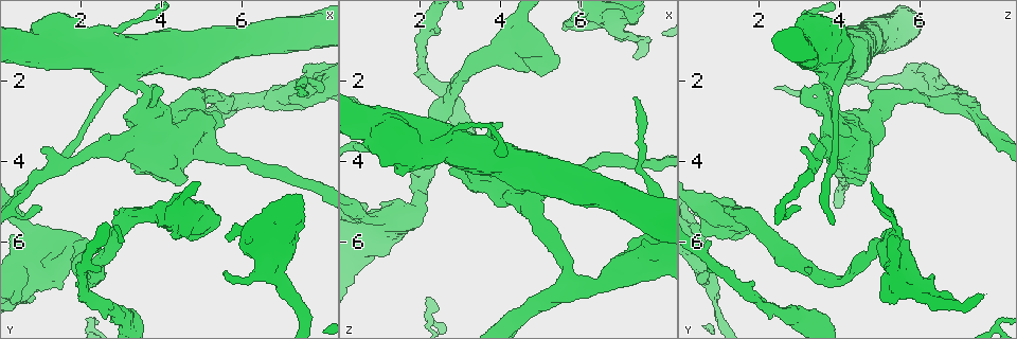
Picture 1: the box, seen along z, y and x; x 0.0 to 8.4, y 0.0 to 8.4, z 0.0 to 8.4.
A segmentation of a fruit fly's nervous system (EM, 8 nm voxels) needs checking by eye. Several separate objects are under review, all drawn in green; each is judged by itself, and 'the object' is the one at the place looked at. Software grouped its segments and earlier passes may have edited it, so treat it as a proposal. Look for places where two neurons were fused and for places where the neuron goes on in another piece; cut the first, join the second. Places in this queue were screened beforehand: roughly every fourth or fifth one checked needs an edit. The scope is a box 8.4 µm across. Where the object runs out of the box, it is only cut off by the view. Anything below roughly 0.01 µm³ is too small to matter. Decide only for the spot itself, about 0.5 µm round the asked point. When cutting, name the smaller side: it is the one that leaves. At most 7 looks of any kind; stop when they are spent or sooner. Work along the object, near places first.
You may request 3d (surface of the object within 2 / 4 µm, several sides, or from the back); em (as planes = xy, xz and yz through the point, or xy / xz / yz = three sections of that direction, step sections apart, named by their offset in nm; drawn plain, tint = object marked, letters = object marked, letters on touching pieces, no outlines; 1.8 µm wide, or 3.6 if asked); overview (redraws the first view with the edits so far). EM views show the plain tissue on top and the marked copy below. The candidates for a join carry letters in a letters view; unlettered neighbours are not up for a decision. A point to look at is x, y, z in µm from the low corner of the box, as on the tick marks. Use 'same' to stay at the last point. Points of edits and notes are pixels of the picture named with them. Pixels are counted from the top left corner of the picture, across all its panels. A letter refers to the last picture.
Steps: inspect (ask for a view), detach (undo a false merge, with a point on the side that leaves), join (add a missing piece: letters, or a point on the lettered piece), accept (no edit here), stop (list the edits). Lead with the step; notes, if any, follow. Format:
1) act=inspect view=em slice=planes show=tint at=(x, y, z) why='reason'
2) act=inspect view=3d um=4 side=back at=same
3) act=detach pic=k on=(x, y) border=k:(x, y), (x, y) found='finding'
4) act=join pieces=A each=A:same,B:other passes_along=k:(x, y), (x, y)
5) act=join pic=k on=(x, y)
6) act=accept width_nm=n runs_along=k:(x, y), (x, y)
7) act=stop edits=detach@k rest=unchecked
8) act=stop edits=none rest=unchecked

act=inspect view=3d um=4 at=(4.10, 3.45, 4.25) why='thick turns thin'

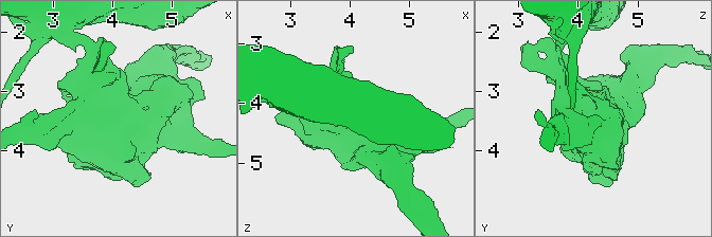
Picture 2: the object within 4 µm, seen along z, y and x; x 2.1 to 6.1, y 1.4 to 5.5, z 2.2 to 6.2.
act=inspect view=em um=3.6 slice=yz step=4 show=tint at=(4.10, 3.45, 4.15) why='shape alone is not enough'

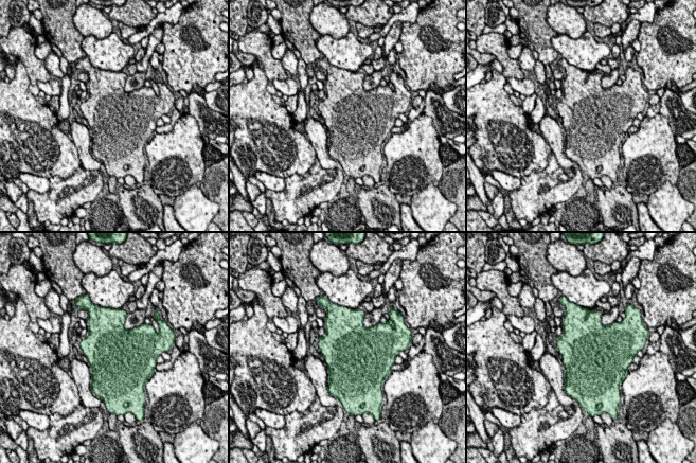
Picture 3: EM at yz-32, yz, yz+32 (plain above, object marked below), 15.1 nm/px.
act=inspect view=em um=3.6 slice=yz step=4 show=letters at=same why='what lies round it'

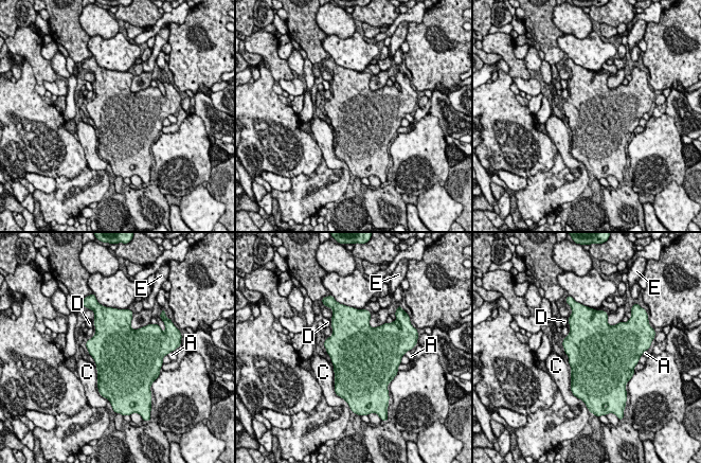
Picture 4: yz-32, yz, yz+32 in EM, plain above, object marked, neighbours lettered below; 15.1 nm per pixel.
act=accept width_nm=900 each=A:other,C:other,D:other,E:other border=4:(95, 368), (97, 381) found='continuous, no second neuron'

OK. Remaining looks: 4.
act=inspect view=em slice=planes show=tint at=(1.85, 6.00, 5.25) why='thick turns thin'

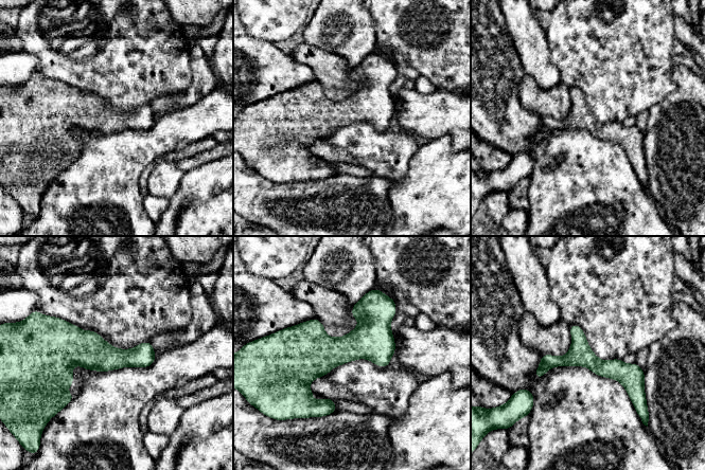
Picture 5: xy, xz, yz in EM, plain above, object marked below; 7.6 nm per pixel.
act=inspect view=em slice=planes show=letters at=same

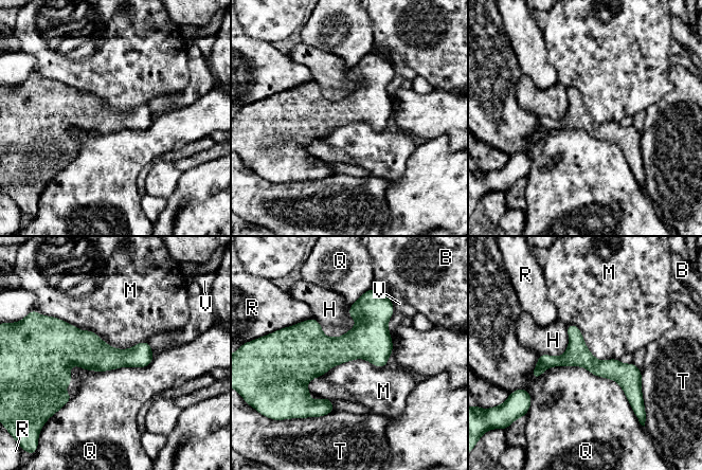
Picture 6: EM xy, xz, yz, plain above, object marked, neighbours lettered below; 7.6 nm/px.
act=accept width_nm=180 each=B:other,H:other,M:other,Q:other,R:other,T:other,V:other border=6:(50, 315), (113, 347), (147, 342) found='one neuron here'

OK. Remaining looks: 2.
act=stop edits=none rest=unchecked

